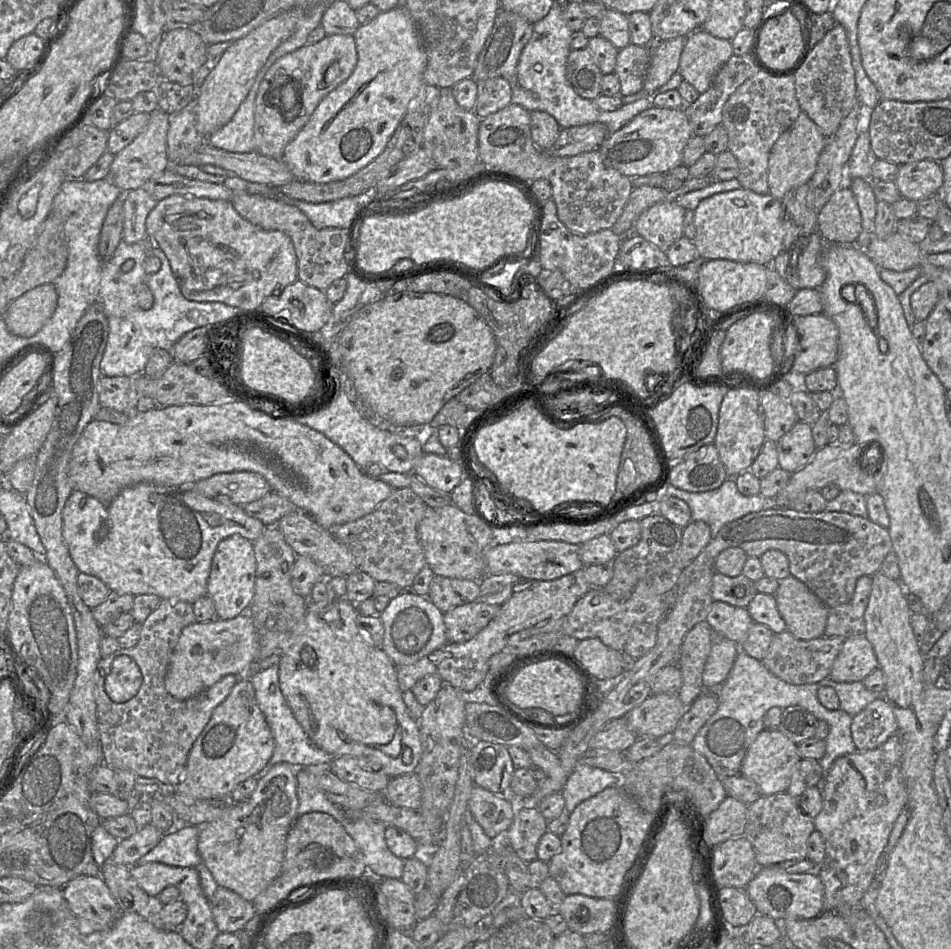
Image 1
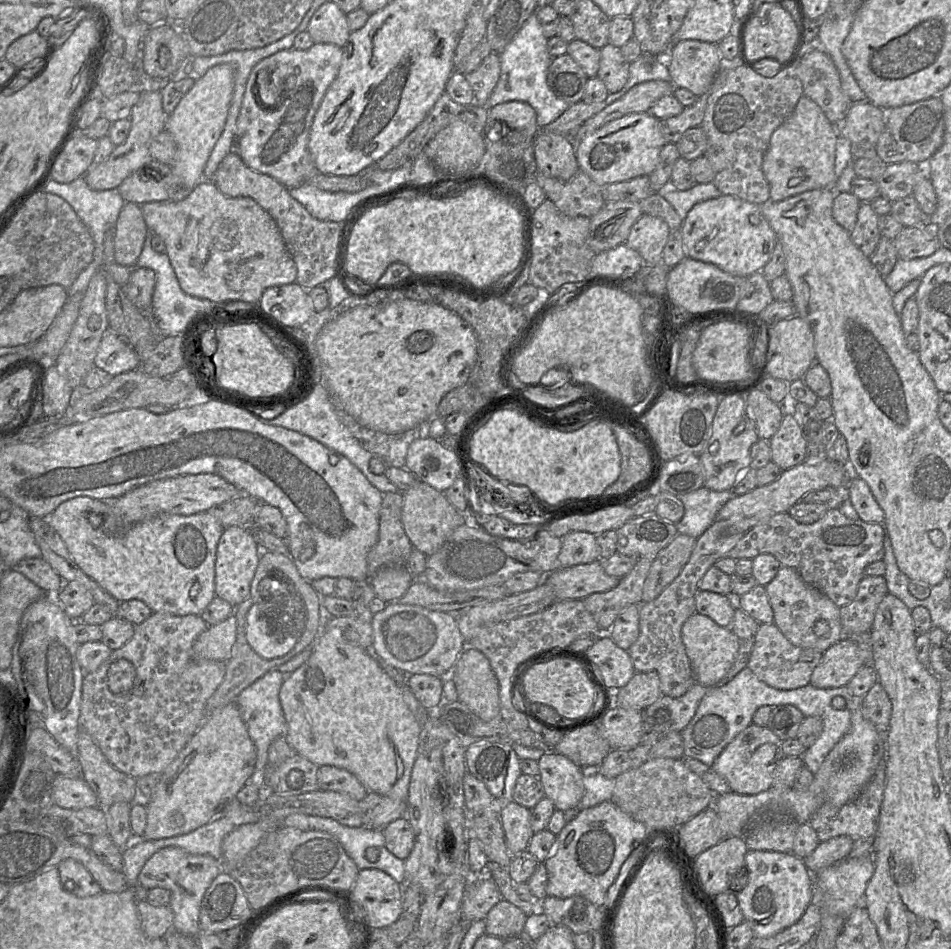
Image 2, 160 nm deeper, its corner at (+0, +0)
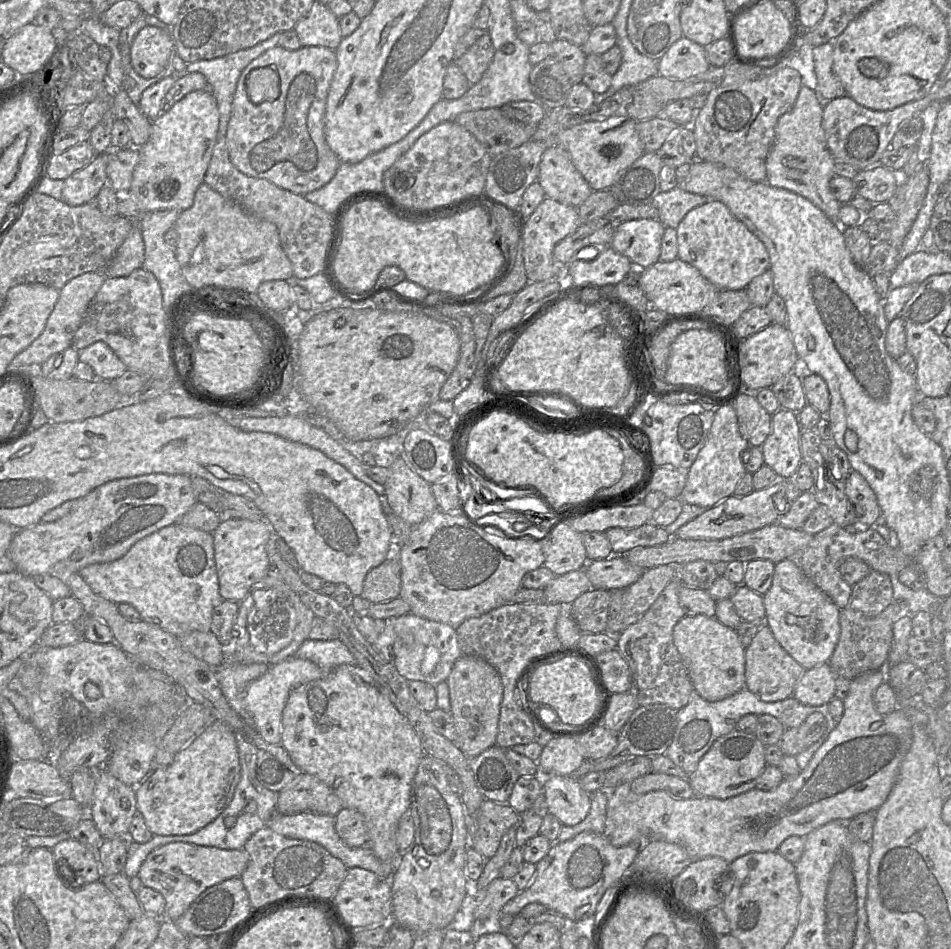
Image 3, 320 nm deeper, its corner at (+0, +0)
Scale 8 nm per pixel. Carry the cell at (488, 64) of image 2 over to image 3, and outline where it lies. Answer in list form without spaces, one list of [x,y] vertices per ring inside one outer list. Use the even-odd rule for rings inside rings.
[[[486,34],[453,63],[460,68],[471,86],[480,81],[492,61],[494,52],[490,35]]]

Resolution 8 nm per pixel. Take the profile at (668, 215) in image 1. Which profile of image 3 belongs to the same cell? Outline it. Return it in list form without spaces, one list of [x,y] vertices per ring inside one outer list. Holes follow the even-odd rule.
[[[635,219],[616,226],[610,247],[626,256],[637,269],[660,261],[665,226],[659,220]]]

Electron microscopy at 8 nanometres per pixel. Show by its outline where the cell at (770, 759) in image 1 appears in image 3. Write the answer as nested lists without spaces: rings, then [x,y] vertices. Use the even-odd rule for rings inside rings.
[[[734,729],[712,744],[695,771],[689,774],[688,782],[694,796],[727,799],[755,788],[757,779],[766,766],[765,746],[755,734]]]

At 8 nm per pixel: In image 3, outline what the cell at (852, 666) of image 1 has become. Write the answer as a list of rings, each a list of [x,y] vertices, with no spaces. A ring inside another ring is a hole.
[[[828,662],[808,669],[796,685],[792,697],[809,706],[828,704],[834,697],[837,677]]]

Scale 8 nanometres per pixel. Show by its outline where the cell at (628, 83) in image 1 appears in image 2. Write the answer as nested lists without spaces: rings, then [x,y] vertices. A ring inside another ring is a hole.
[[[611,44],[599,49],[600,62],[597,76],[603,81],[609,93],[621,90],[628,79],[629,65],[619,47]]]

